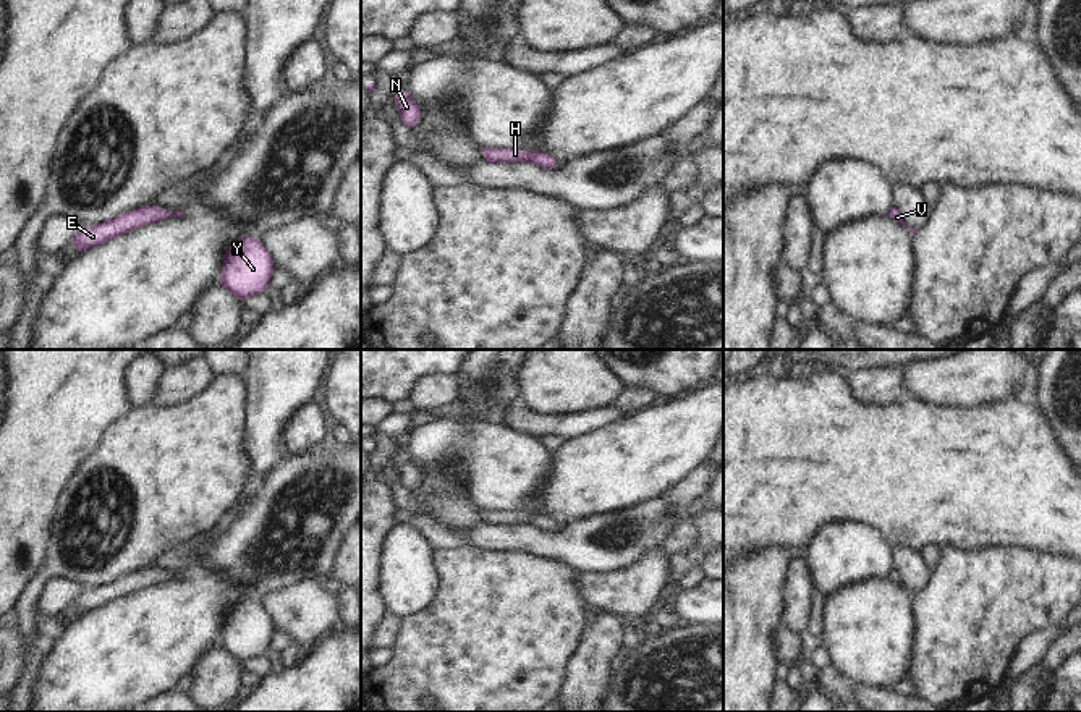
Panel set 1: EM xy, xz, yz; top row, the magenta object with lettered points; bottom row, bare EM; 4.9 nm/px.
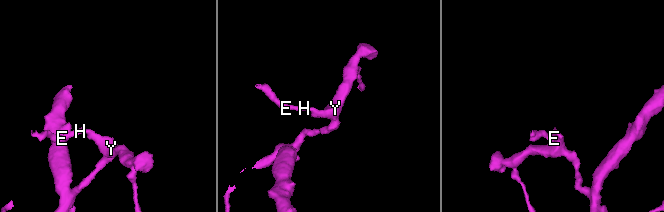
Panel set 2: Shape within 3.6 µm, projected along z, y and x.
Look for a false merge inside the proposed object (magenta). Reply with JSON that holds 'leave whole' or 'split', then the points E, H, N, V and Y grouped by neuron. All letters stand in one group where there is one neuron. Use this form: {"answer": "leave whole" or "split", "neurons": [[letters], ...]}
{"answer": "leave whole", "neurons": [["E", "H", "N", "V", "Y"]]}

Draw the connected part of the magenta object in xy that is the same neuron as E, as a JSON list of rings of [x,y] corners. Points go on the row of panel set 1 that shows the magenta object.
[[[146,206],[126,214],[120,214],[115,218],[99,223],[95,227],[81,227],[70,241],[70,246],[78,252],[87,251],[100,243],[107,243],[113,236],[120,236],[139,227],[146,227],[152,222],[165,220],[170,217],[183,217],[183,210],[173,210],[172,214],[157,207]]]

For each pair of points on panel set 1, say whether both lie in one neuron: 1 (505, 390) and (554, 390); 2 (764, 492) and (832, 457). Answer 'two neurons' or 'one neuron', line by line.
1: two neurons
2: one neuron

